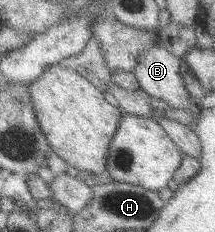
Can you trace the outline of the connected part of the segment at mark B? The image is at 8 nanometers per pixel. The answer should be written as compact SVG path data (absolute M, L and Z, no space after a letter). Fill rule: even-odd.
M153 44L143 51L130 73L135 75L139 89L152 100L163 101L166 109L191 109L196 113L181 78L180 58L163 47Z

